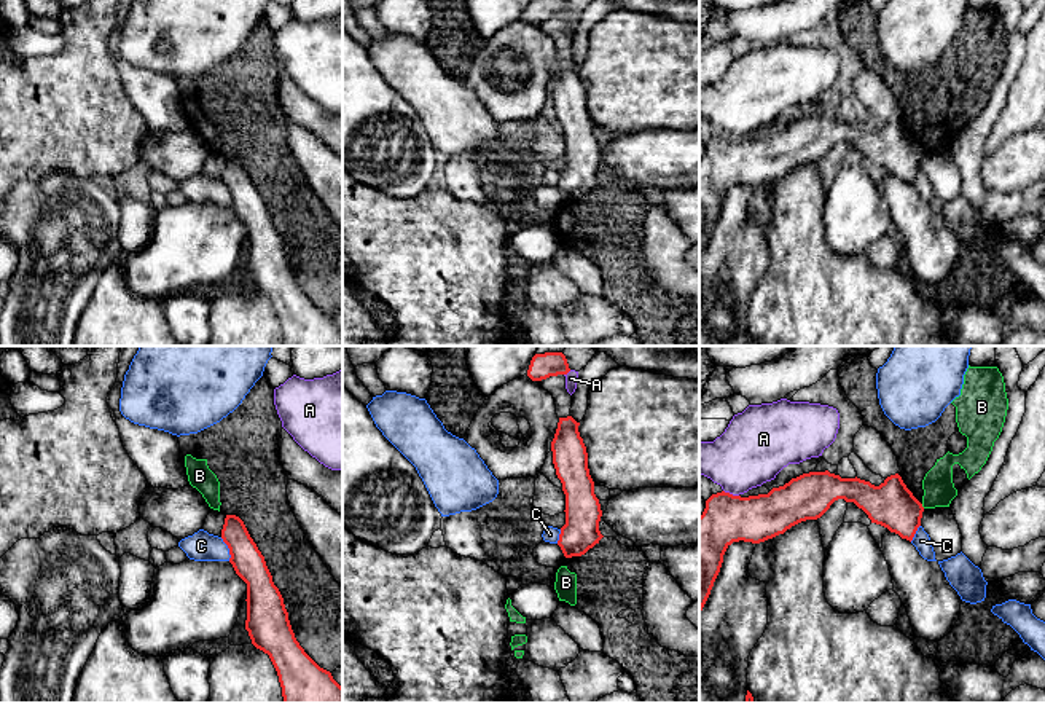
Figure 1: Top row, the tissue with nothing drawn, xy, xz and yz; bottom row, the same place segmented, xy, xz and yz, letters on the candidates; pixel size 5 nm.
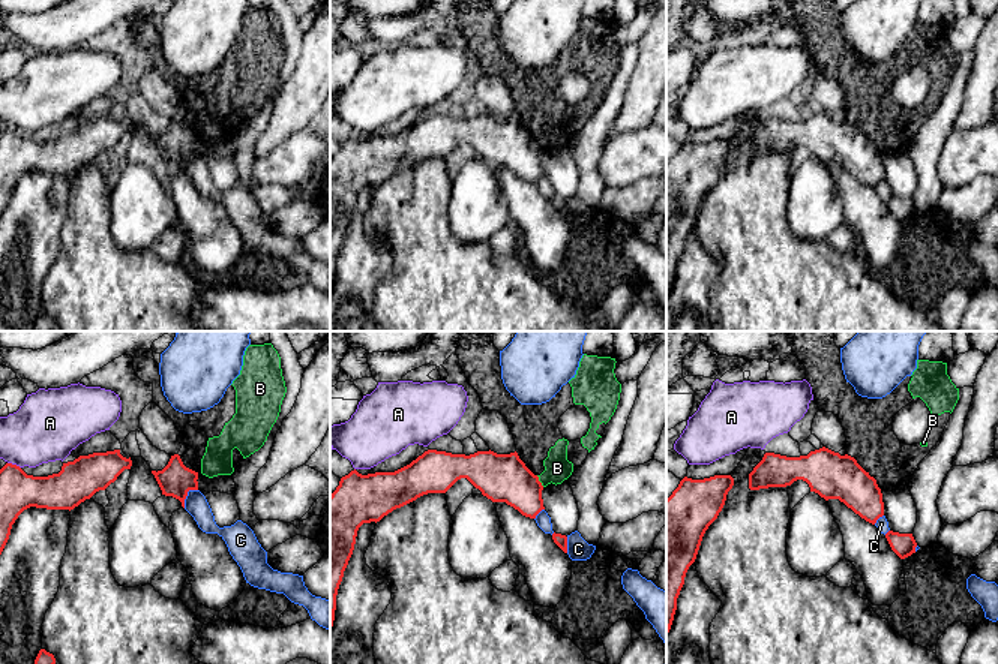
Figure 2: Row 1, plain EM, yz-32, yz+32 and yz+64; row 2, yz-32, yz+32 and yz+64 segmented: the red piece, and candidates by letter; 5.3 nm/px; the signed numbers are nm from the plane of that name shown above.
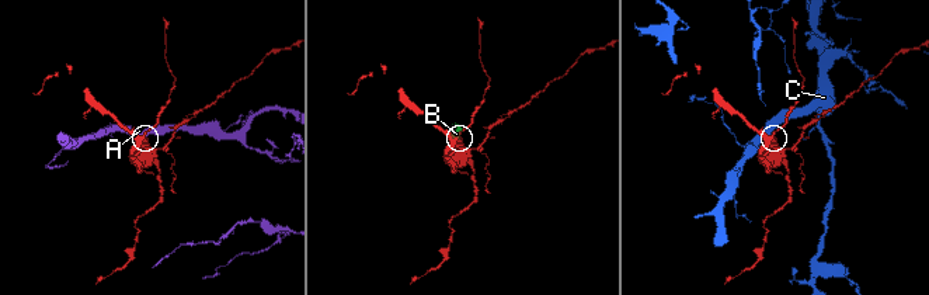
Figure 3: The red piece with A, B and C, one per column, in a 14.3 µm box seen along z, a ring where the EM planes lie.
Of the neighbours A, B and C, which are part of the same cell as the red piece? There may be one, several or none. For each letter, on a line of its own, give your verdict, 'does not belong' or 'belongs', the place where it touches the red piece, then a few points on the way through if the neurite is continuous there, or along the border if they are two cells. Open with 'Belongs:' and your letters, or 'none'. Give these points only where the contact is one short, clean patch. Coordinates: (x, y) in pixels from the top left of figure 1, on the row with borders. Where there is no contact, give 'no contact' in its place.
Belongs: none
A: does not belong; contact yz (731, 494); border yz (724, 490), (738, 496)
B: does not belong; contact yz (921, 506); border yz (921, 504), (924, 507)
C: does not belong; contact xy (228, 547)

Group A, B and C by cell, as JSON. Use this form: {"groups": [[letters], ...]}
{"groups": [["A"], ["B"], ["C"]]}

